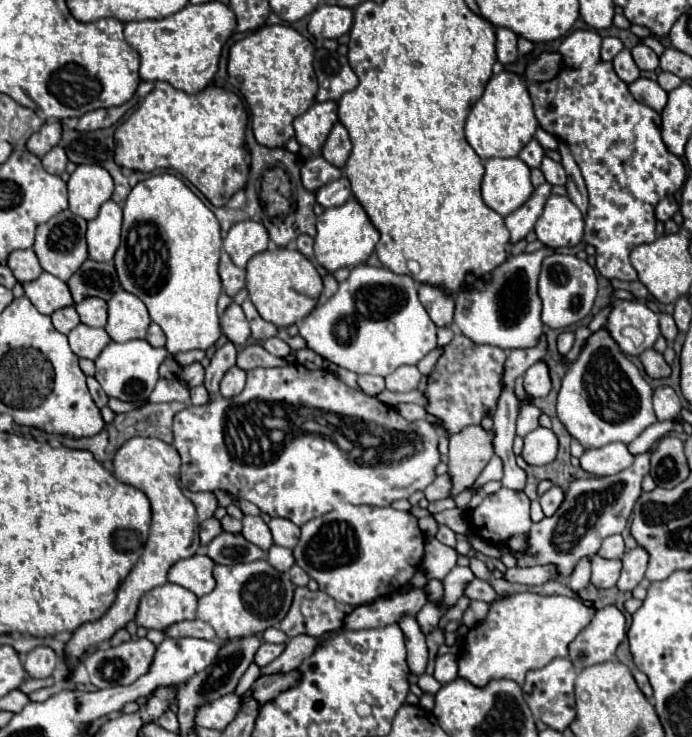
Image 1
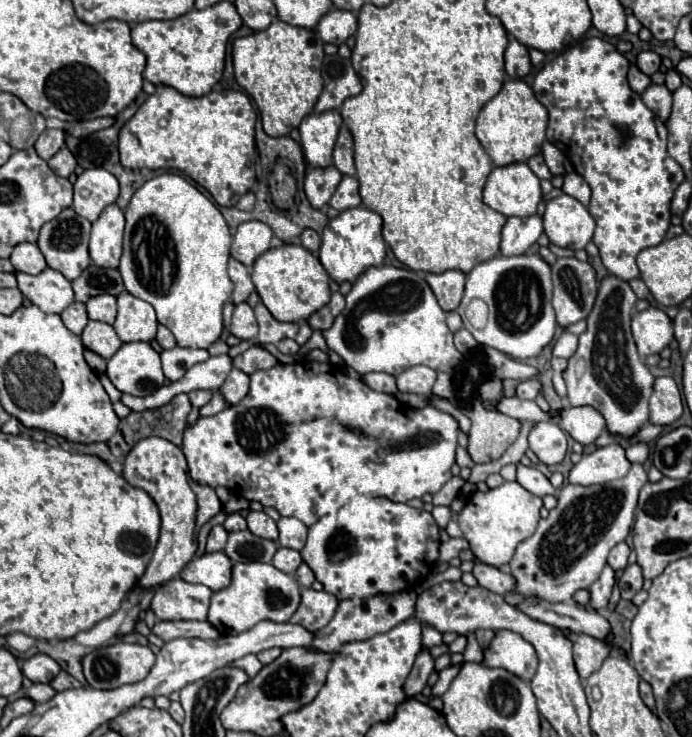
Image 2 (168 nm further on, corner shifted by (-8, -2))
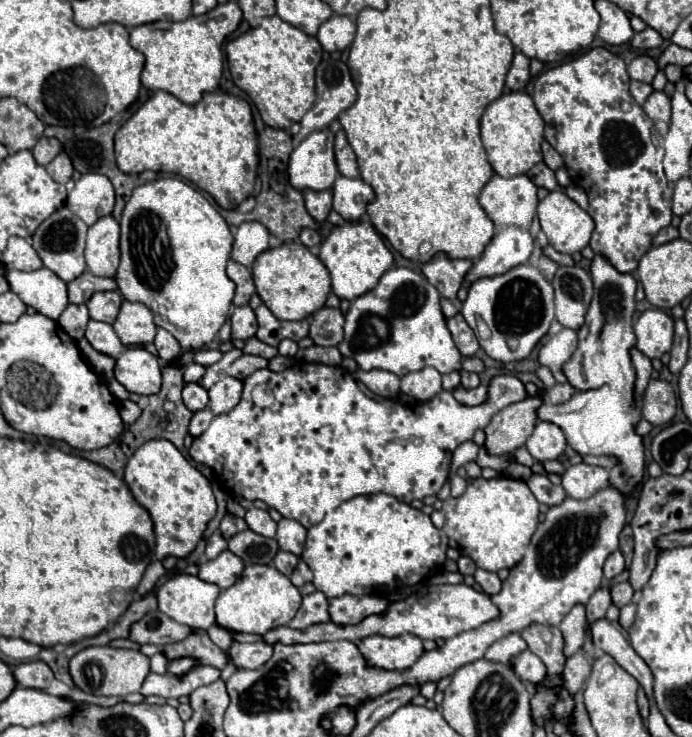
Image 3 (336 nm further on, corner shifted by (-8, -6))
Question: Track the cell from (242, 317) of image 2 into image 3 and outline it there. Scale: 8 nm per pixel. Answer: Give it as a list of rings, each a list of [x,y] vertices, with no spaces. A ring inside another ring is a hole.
[[[239,306],[231,314],[231,326],[233,326],[233,338],[249,340],[257,332],[257,318],[255,312],[249,306]]]

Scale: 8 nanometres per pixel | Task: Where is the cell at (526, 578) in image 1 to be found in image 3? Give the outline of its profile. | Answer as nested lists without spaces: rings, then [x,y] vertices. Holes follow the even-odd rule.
[[[477,568],[475,574],[473,574],[473,578],[483,588],[483,592],[487,592],[491,596],[495,596],[495,594],[501,592],[501,580],[499,580],[499,576],[495,572],[487,572],[487,570]]]

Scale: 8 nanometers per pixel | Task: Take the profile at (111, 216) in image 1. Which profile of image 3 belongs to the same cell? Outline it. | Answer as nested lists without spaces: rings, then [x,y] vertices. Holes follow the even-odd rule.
[[[103,216],[89,228],[85,260],[95,276],[115,276],[119,266],[119,224],[113,216]]]

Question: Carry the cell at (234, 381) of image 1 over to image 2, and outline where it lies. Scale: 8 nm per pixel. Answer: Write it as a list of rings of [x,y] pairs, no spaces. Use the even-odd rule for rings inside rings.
[[[233,368],[227,380],[221,384],[219,392],[223,394],[227,404],[237,404],[239,400],[243,400],[243,396],[247,396],[247,388],[249,388],[249,376]]]

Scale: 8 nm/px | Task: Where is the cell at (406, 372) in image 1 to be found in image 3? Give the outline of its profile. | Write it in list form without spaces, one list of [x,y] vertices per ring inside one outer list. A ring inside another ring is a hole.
[[[429,366],[419,372],[409,372],[401,378],[401,392],[415,400],[431,400],[441,392],[441,374]]]

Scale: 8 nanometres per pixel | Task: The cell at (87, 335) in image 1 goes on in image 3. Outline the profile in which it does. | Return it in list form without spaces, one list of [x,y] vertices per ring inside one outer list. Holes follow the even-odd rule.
[[[89,320],[85,338],[89,340],[89,344],[91,344],[97,352],[107,354],[107,356],[111,356],[111,358],[117,358],[117,356],[123,352],[123,344],[121,344],[121,340],[117,338],[117,334],[115,334],[115,330],[113,330],[111,324],[97,322],[97,320]]]

